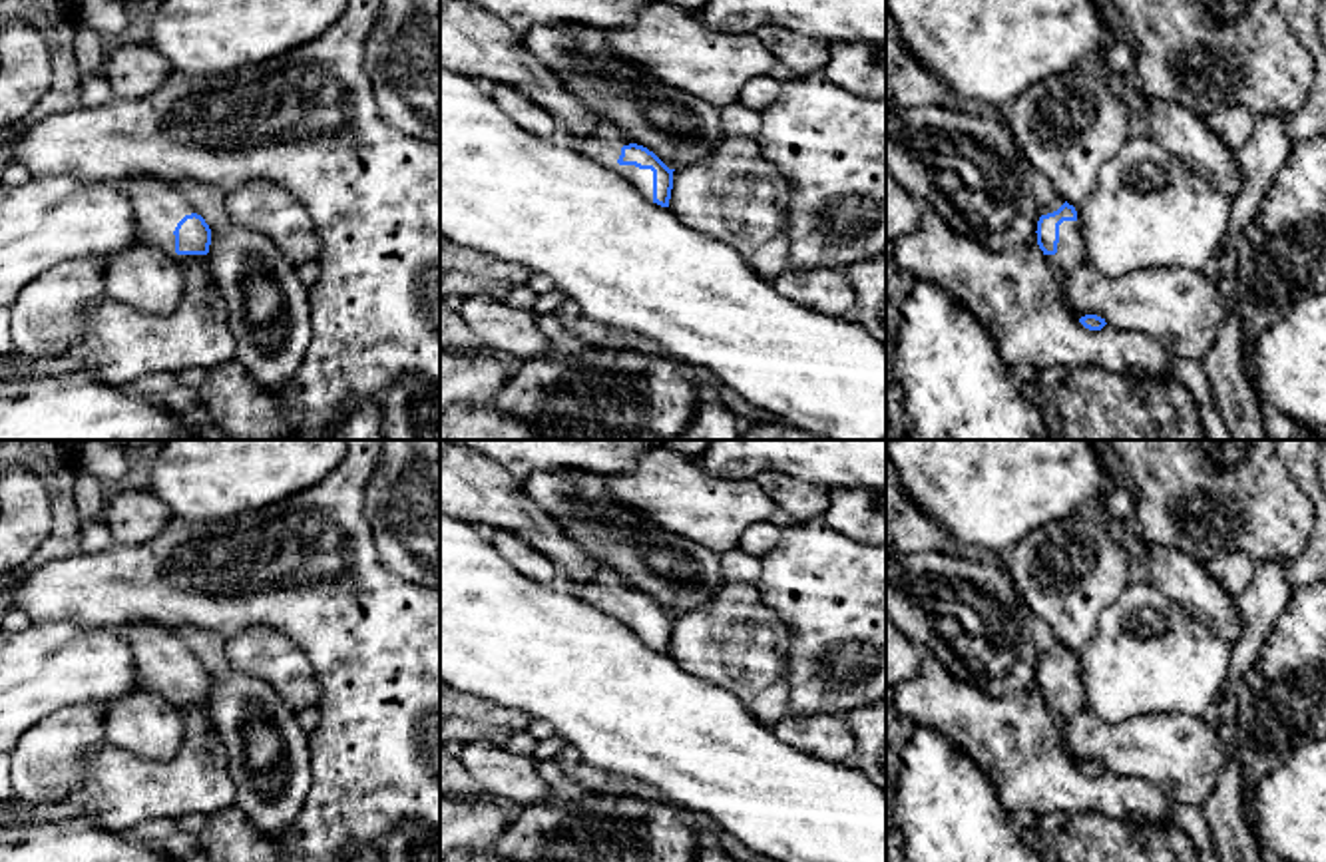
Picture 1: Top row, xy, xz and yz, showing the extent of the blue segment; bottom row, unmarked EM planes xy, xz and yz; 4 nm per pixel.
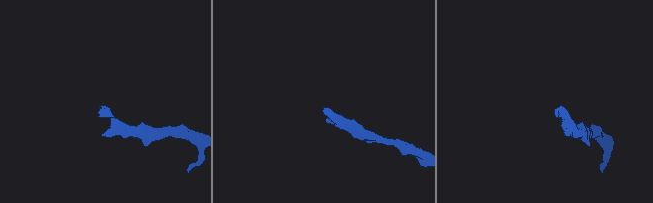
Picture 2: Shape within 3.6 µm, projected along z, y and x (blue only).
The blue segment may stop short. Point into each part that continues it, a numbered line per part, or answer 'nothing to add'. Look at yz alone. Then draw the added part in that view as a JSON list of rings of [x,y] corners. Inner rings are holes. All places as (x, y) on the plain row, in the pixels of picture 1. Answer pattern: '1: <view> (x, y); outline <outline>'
1: yz (1072, 699); outline [[[1063,667],[1059,671],[1059,689],[1055,701],[1045,701],[1057,723],[1087,711],[1087,695],[1079,667]]]

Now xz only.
1: xz (604, 592); outline [[[599,575],[591,581],[563,583],[565,589],[577,599],[585,601],[599,611],[613,615],[629,627],[645,645],[653,647],[653,617],[635,611],[619,611],[621,593],[633,589],[609,575]]]

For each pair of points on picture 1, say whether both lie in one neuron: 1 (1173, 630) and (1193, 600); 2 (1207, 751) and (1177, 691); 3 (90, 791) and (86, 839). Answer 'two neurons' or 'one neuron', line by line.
1: two neurons
2: two neurons
3: two neurons

